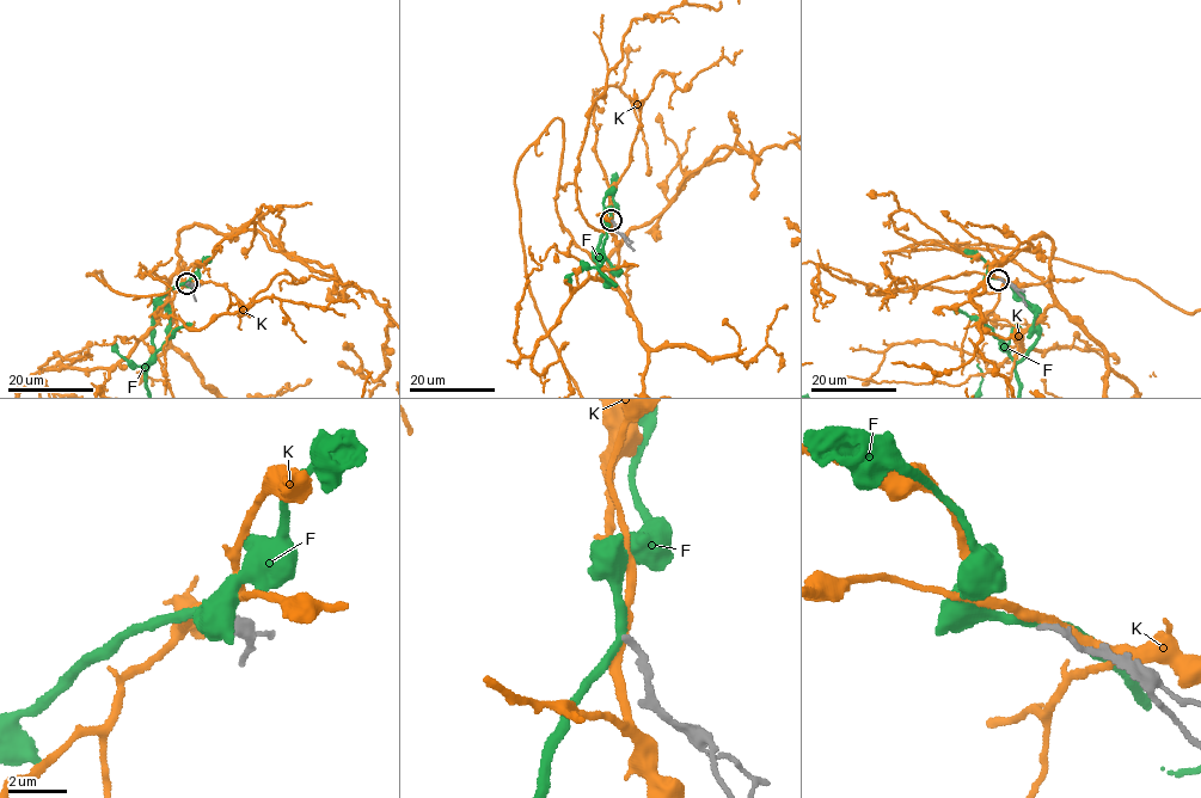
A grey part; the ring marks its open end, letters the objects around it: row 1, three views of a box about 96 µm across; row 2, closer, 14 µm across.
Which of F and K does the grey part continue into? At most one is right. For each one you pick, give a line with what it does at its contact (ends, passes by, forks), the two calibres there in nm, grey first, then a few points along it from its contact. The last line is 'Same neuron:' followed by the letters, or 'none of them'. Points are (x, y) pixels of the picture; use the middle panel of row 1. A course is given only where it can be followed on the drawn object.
Same neuron: none of them

